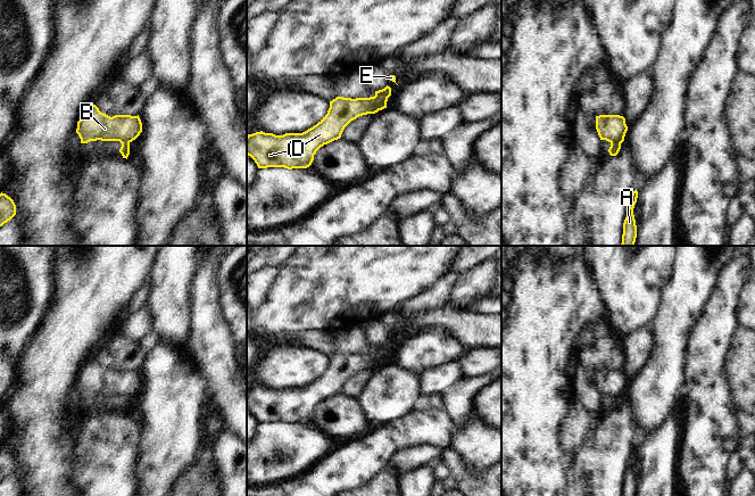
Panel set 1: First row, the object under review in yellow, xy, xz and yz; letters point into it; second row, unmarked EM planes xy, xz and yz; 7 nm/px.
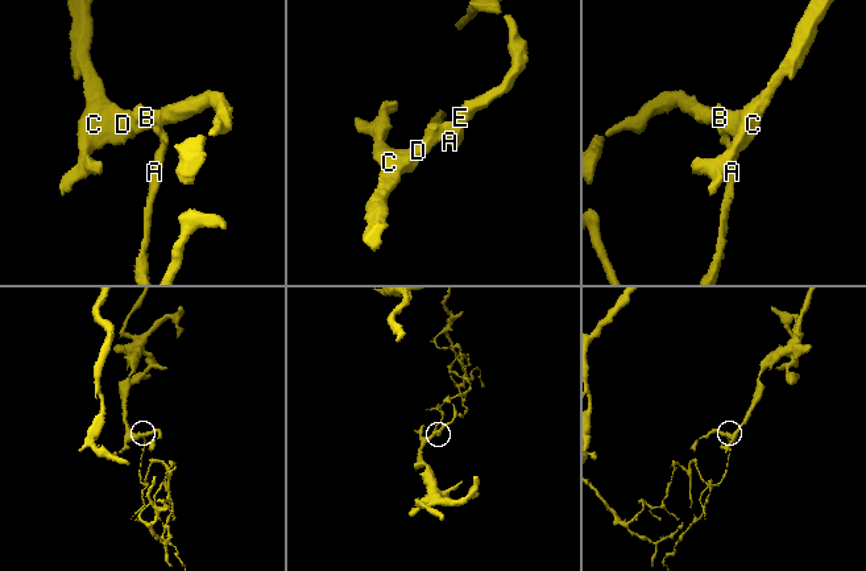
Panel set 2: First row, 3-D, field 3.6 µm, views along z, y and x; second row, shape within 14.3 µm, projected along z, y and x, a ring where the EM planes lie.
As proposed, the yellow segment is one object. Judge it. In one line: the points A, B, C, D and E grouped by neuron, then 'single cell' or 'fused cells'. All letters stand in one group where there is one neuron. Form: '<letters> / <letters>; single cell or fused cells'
A / B C D E; fused cells

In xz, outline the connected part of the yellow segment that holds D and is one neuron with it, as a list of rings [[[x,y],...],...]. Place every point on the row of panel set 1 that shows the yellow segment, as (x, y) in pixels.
[[[387,85],[370,98],[337,97],[330,101],[327,114],[302,133],[275,135],[260,131],[248,134],[247,155],[258,168],[307,168],[321,147],[340,139],[345,127],[357,117],[382,110],[376,99],[381,99],[387,106],[390,96],[391,88]]]

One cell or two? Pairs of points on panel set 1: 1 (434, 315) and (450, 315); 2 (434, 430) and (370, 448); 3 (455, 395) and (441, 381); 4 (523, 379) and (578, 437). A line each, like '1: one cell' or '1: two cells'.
1: one cell
2: one cell
3: two cells
4: two cells

